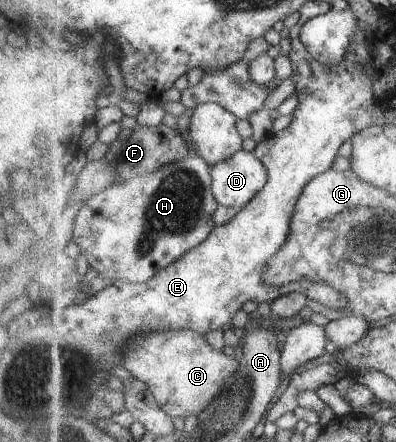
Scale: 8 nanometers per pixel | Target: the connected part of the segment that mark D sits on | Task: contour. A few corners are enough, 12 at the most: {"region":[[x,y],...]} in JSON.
{"region":[[254,152],[212,167],[213,195],[241,211],[268,182]]}

